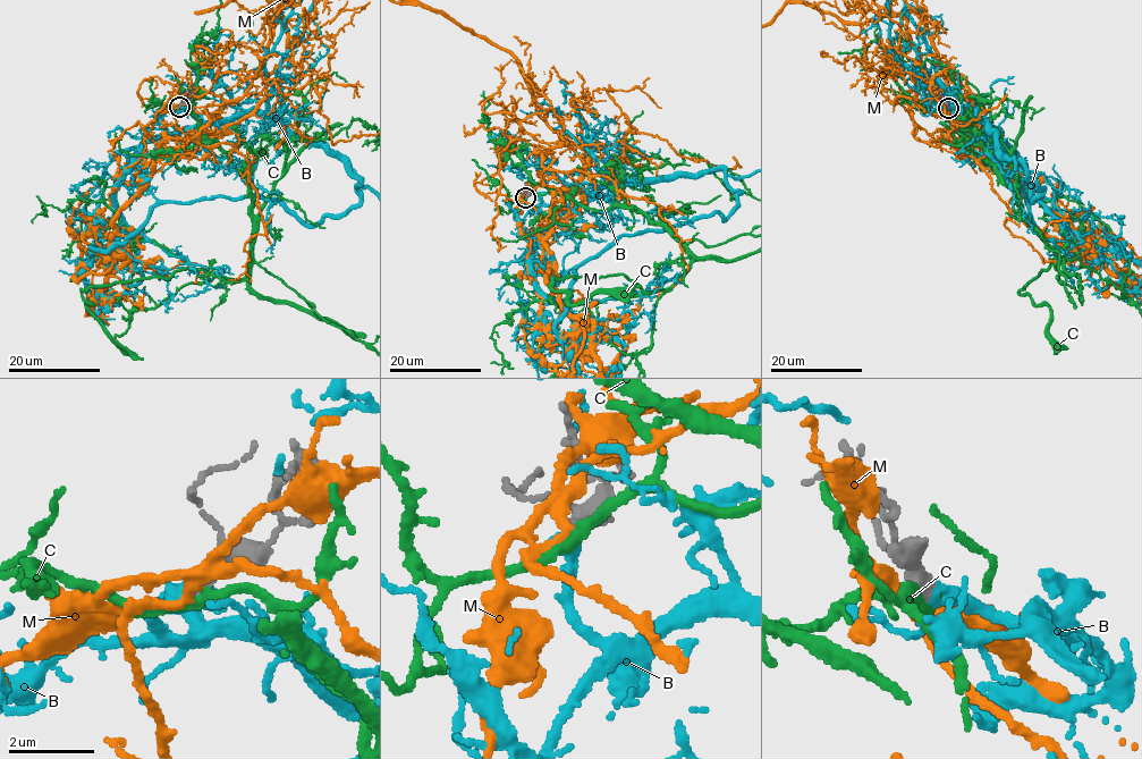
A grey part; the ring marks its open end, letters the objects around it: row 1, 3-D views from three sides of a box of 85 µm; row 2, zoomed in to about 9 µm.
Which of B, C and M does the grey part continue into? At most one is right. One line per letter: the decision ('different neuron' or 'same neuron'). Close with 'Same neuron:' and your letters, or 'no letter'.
B: same neuron
C: different neuron
M: different neuron
Same neuron: B

